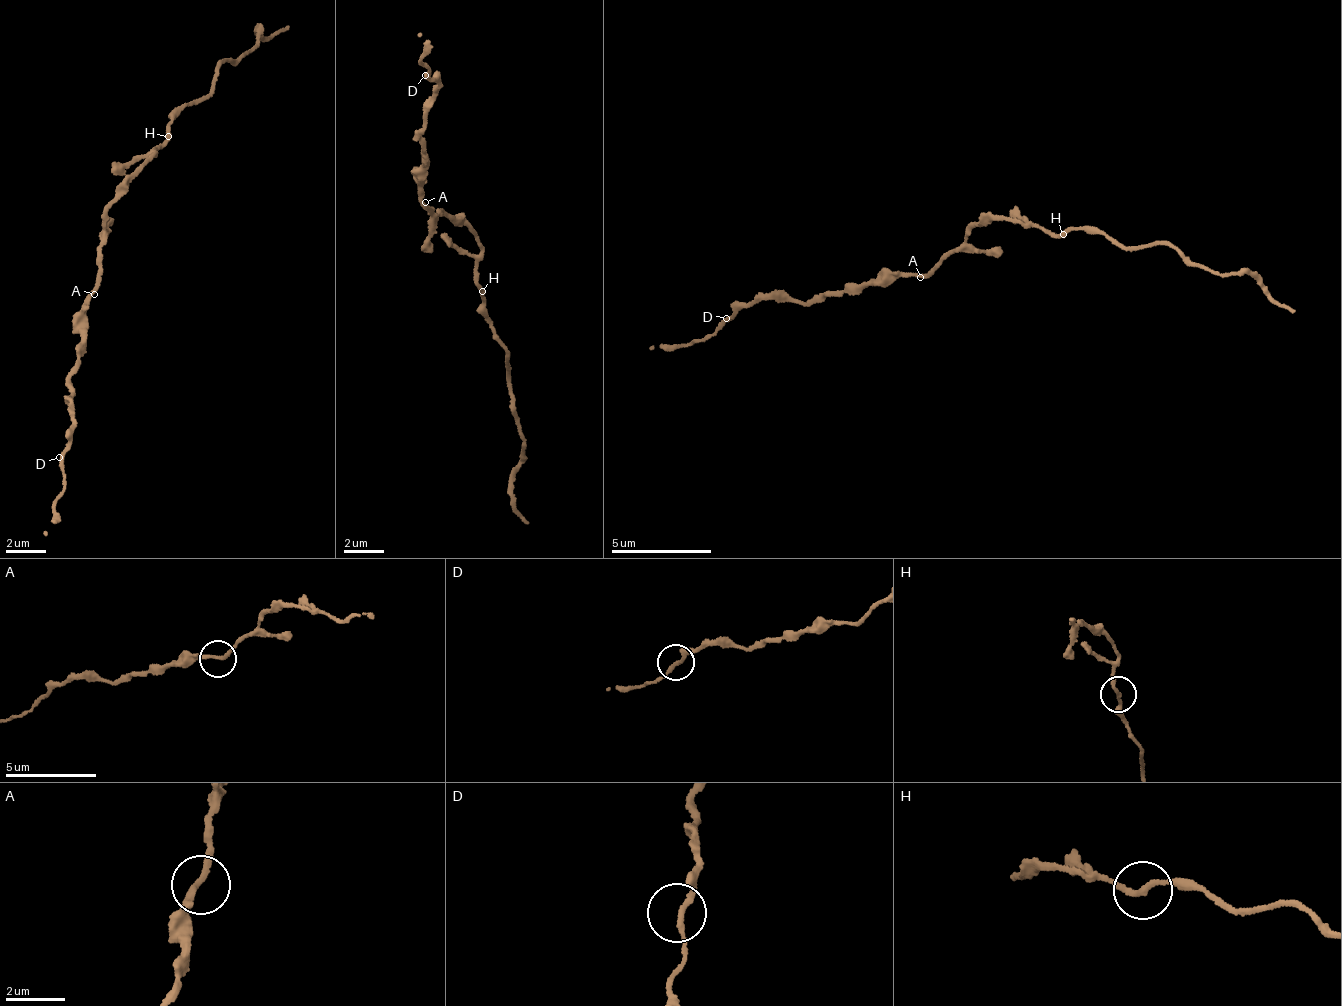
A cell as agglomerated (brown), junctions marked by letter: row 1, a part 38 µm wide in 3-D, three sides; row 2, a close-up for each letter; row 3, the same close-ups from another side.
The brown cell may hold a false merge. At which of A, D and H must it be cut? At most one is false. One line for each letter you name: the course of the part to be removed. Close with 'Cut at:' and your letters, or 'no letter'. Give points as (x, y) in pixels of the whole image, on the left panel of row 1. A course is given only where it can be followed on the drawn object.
Cut at: no letter

